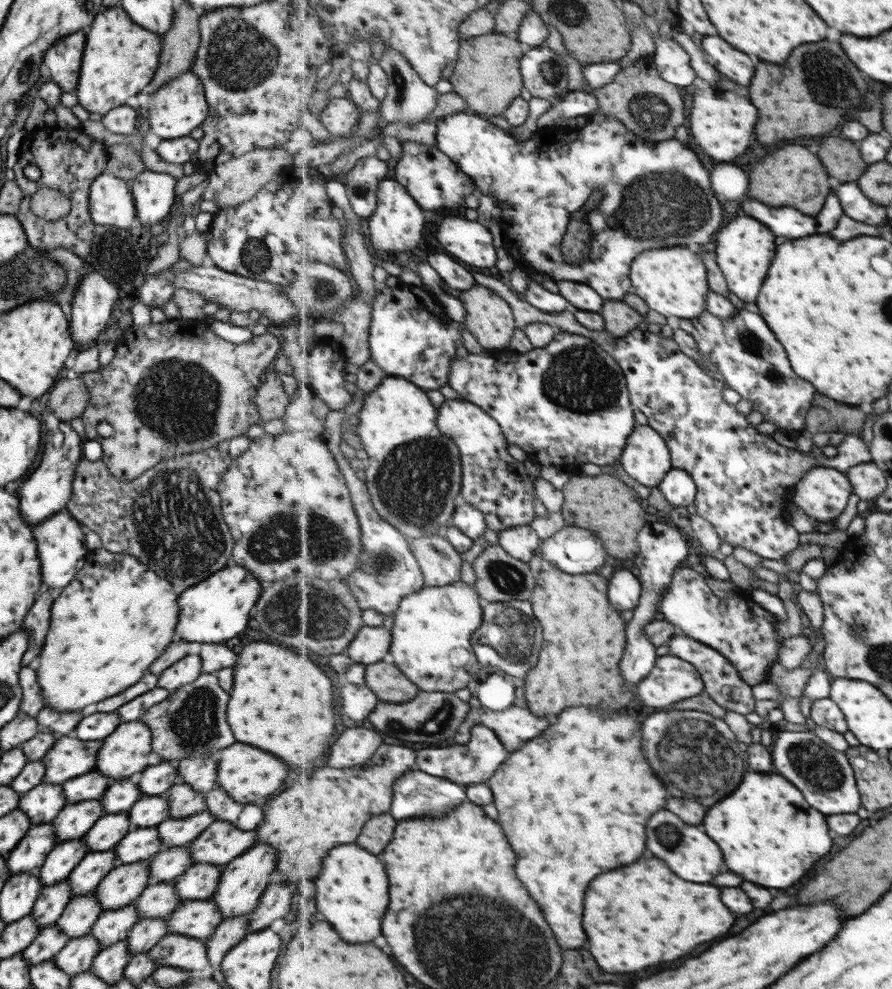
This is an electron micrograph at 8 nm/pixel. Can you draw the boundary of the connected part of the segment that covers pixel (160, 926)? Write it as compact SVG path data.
M166 918L139 919L128 932L125 942L131 956L147 952L160 938L166 935Z

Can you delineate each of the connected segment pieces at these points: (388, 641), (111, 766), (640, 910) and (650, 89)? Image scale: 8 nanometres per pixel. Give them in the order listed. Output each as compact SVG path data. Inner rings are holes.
M365 626L351 642L347 654L364 665L390 659L393 634L389 628Z
M137 719L118 724L99 747L93 770L108 776L111 782L127 779L159 761L151 754L150 744L151 733L143 721Z
M643 858L631 866L623 866L623 868L617 868L617 870L611 870L611 872L605 872L603 876L599 876L599 880L595 880L595 884L591 884L591 892L587 892L587 908L585 908L585 920L583 920L585 928L587 928L587 936L589 936L589 944L591 944L591 952L593 956L597 958L599 966L607 972L641 972L641 970L647 970L647 968L653 968L653 966L665 966L665 964L673 964L677 960L685 960L689 954L693 954L701 944L705 942L713 942L721 936L725 936L733 924L735 924L735 916L733 912L723 904L721 900L721 890L717 886L711 886L711 884L691 884L683 878L679 878L669 866L665 866L665 862L661 858Z
M547 23L547 28L549 28L549 38L545 40L545 45L553 52L563 56L568 64L569 90L587 91L598 98L599 108L594 112L594 115L601 113L617 117L617 120L625 123L635 134L638 134L645 144L661 145L663 141L675 139L675 130L681 124L685 124L685 120L687 120L680 86L663 80L659 76L658 69L653 68L653 64L647 62L647 64L639 63L639 66L631 64L631 68L625 67L623 74L617 80L619 84L612 82L603 88L591 88L586 84L584 64L570 55L568 49L563 45L562 35L556 27ZM615 90L617 92L621 90L618 101L614 98L614 96L618 96L617 93L613 93Z

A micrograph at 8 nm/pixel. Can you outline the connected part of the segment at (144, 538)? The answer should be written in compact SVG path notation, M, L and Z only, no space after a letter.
M217 445L160 460L134 479L124 481L115 478L101 458L91 461L82 457L75 467L71 494L64 510L88 531L95 532L105 550L134 556L157 576L164 576L171 590L179 594L221 570L230 559L233 539L223 520L216 488L231 459L225 446Z

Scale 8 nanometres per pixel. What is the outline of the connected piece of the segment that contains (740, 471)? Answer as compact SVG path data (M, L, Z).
M635 329L629 332L627 336L613 336L613 340L616 342L616 345L613 347L612 355L615 357L615 360L618 360L618 363L621 365L626 379L628 380L628 389L630 390L633 406L647 416L648 425L651 426L655 432L659 432L661 436L666 438L667 444L670 446L670 451L672 452L674 467L686 470L694 478L694 481L698 486L698 494L696 495L696 501L694 502L696 512L701 516L704 516L711 522L711 524L713 524L713 526L715 526L719 536L722 538L723 542L726 543L726 546L729 544L733 547L744 547L745 549L756 553L763 559L783 559L786 554L793 552L793 550L801 544L800 533L789 523L790 508L788 506L794 503L796 486L798 486L799 481L804 475L816 466L837 468L841 472L847 473L852 466L865 462L872 462L873 460L870 446L867 446L867 442L863 440L862 435L846 435L845 439L839 444L839 453L833 458L829 458L822 454L819 458L813 457L813 454L810 452L803 454L803 452L798 452L796 449L787 448L778 444L771 435L762 433L757 426L751 424L751 422L747 420L747 415L737 412L737 408L735 408L734 404L729 404L729 402L723 398L723 392L728 391L728 387L727 384L723 382L722 378L717 374L708 372L704 367L700 366L697 360L695 361L693 358L689 358L687 354L683 354L683 352L679 350L679 346L677 346L675 340L671 339L671 337L665 337L660 332L649 332L648 329L647 331Z

